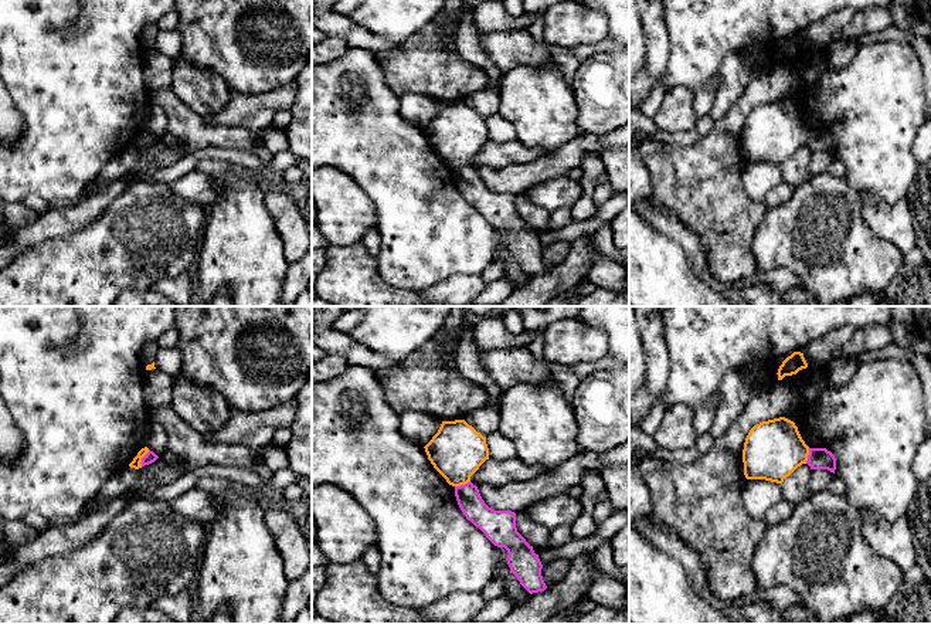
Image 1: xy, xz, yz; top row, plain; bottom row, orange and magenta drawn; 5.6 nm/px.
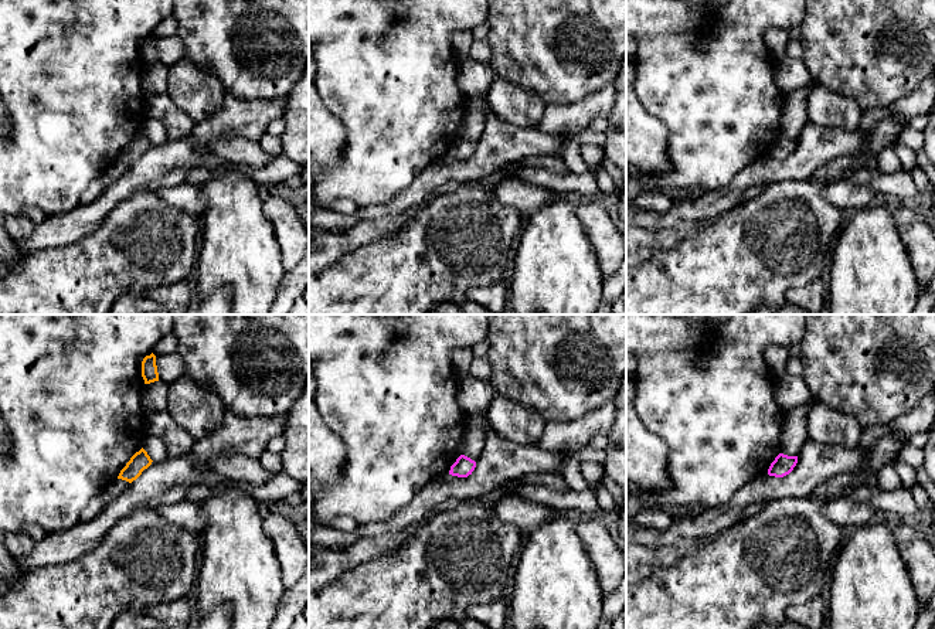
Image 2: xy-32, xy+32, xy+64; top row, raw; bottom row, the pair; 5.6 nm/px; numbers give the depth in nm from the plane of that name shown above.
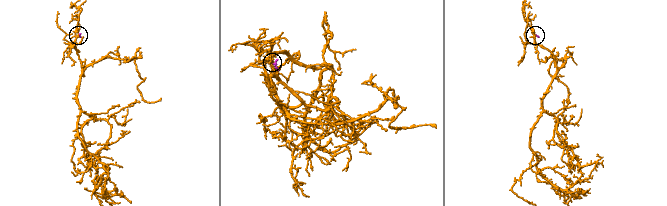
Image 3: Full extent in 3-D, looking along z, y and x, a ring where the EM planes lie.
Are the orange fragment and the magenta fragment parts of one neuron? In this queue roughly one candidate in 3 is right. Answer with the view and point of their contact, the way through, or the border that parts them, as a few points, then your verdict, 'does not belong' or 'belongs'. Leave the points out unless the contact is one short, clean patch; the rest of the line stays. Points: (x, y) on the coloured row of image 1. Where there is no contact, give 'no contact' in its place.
xy (142, 457) | along xy (149, 450), (142, 458), (140, 465) | does not belong

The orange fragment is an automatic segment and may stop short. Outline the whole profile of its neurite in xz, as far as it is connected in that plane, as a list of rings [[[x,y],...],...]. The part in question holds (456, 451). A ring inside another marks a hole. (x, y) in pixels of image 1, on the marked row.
[[[465,420],[442,421],[424,448],[434,468],[452,486],[470,482],[470,477],[489,459],[486,437]]]

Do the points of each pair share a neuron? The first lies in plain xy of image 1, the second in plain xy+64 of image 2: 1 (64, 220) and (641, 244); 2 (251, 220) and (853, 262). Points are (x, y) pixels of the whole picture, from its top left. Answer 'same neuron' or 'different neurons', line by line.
1: same neuron
2: same neuron

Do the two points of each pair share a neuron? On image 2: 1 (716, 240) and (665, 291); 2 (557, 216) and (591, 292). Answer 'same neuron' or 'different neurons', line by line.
1: same neuron
2: same neuron

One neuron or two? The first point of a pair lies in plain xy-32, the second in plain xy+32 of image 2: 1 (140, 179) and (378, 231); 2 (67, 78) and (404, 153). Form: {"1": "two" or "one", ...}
{"1": "one", "2": "one"}

